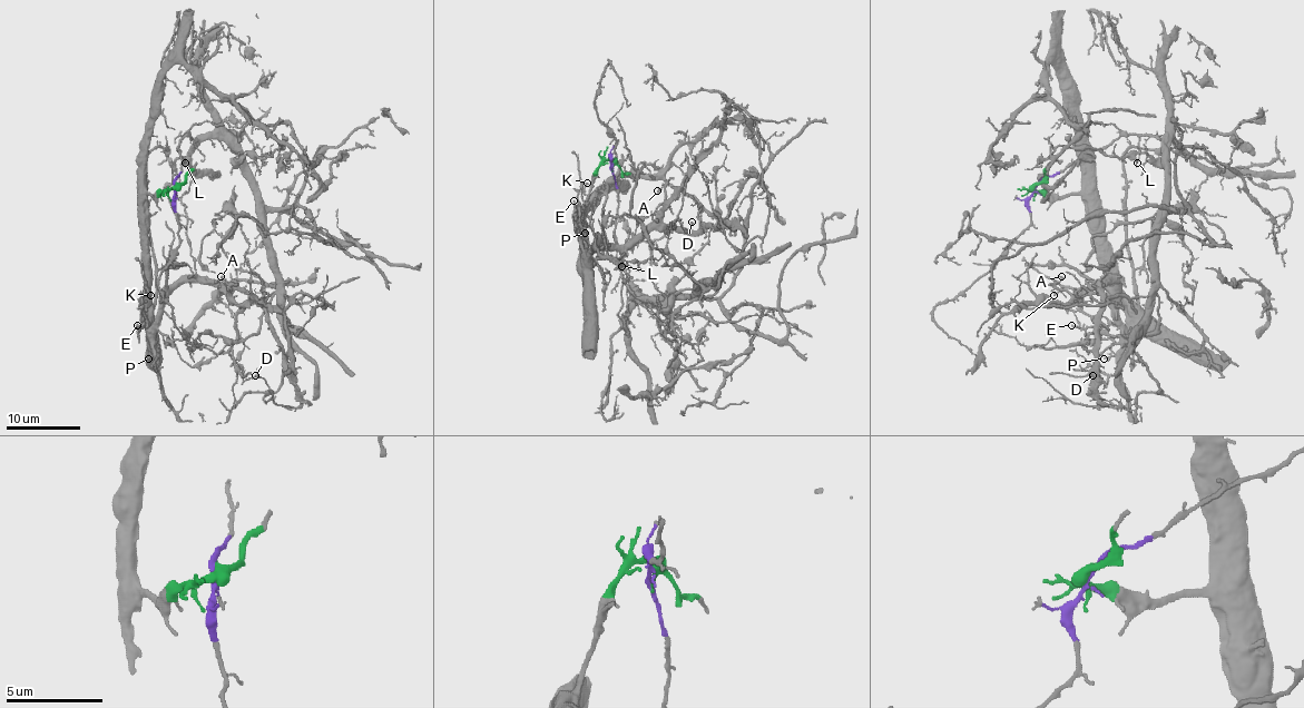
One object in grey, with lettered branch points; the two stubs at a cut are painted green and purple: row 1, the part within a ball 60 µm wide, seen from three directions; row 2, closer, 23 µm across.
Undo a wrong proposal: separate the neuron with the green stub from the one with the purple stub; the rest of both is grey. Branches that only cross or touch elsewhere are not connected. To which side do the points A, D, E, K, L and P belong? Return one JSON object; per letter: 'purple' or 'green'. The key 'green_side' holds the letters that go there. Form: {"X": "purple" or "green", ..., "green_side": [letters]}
{"A": "green", "D": "purple", "E": "green", "K": "green", "L": "purple", "P": "green", "green_side": ["A", "E", "K", "P"]}

